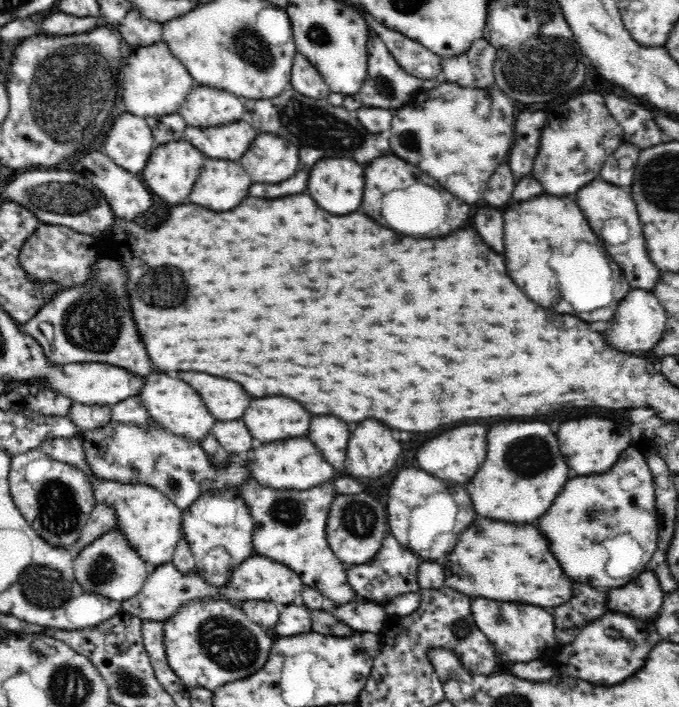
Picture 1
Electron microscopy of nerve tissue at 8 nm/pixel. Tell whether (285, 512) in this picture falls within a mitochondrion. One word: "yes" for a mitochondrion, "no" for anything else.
yes

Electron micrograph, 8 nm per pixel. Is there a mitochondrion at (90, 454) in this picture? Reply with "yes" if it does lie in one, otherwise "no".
no

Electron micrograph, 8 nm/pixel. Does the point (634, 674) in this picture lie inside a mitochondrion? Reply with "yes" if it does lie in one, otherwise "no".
no

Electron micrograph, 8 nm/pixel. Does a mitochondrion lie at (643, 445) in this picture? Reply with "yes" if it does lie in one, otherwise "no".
no

